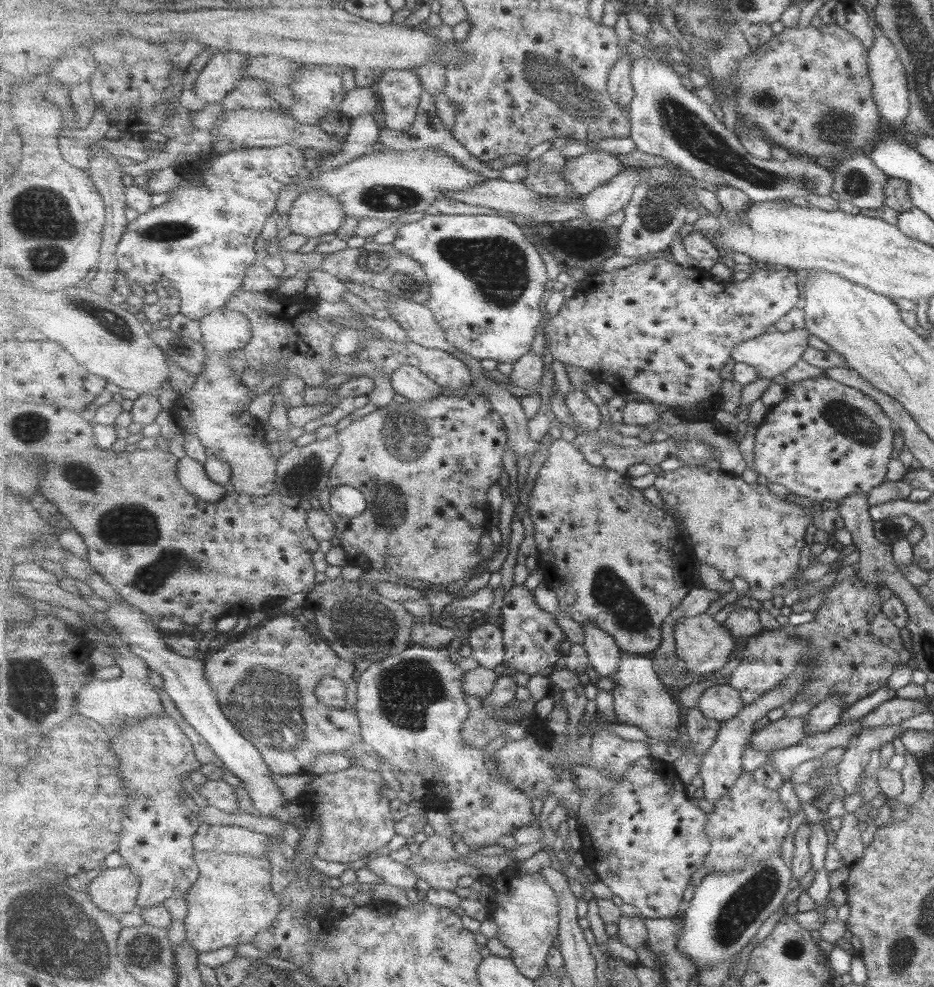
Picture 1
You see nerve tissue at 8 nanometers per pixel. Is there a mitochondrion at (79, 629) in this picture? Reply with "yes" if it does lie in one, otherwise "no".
no

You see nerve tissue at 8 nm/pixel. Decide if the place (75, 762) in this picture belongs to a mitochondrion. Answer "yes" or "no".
no

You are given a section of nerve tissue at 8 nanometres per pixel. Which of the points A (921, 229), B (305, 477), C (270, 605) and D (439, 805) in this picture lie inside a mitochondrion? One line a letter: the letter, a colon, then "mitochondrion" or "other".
A: other
B: mitochondrion
C: other
D: other

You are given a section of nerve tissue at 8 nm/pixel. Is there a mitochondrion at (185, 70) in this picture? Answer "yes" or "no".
no

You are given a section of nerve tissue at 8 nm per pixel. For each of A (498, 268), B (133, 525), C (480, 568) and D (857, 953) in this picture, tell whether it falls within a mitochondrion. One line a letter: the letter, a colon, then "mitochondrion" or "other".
A: mitochondrion
B: mitochondrion
C: other
D: other

